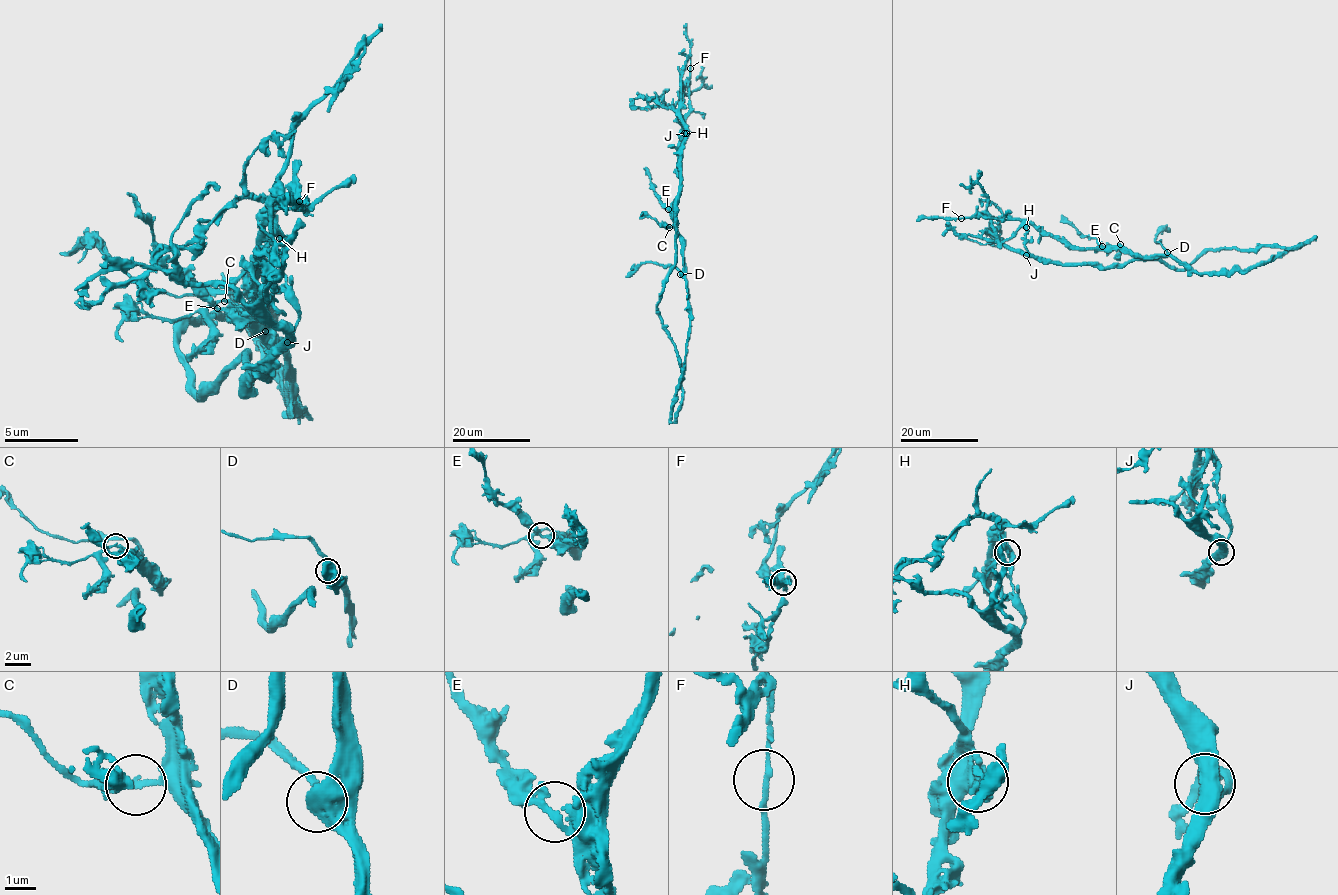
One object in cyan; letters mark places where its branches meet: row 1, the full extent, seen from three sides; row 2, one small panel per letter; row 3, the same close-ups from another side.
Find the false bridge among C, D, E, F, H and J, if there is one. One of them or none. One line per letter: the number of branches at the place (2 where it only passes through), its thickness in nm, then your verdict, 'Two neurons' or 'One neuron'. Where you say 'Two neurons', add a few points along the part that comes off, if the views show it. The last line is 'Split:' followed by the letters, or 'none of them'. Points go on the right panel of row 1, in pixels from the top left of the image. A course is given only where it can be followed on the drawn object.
C: Branches: 2. Thickness 150 nm. One neuron
D: Branches: 2. Thickness 360 nm. One neuron
E: Branches: 2. Thickness 280 nm. One neuron
F: Branches: 2. Thickness 180 nm. One neuron
H: Branches: 2. Thickness 320 nm. Two neurons. Course of the part to remove: (1026, 228), (1034, 224), (1079, 247), (1124, 248), (1141, 256), (1171, 256), (1198, 273), (1252, 269), (1317, 236)
J: Branches: 3. Thickness 440 nm. One neuron
Split: H

